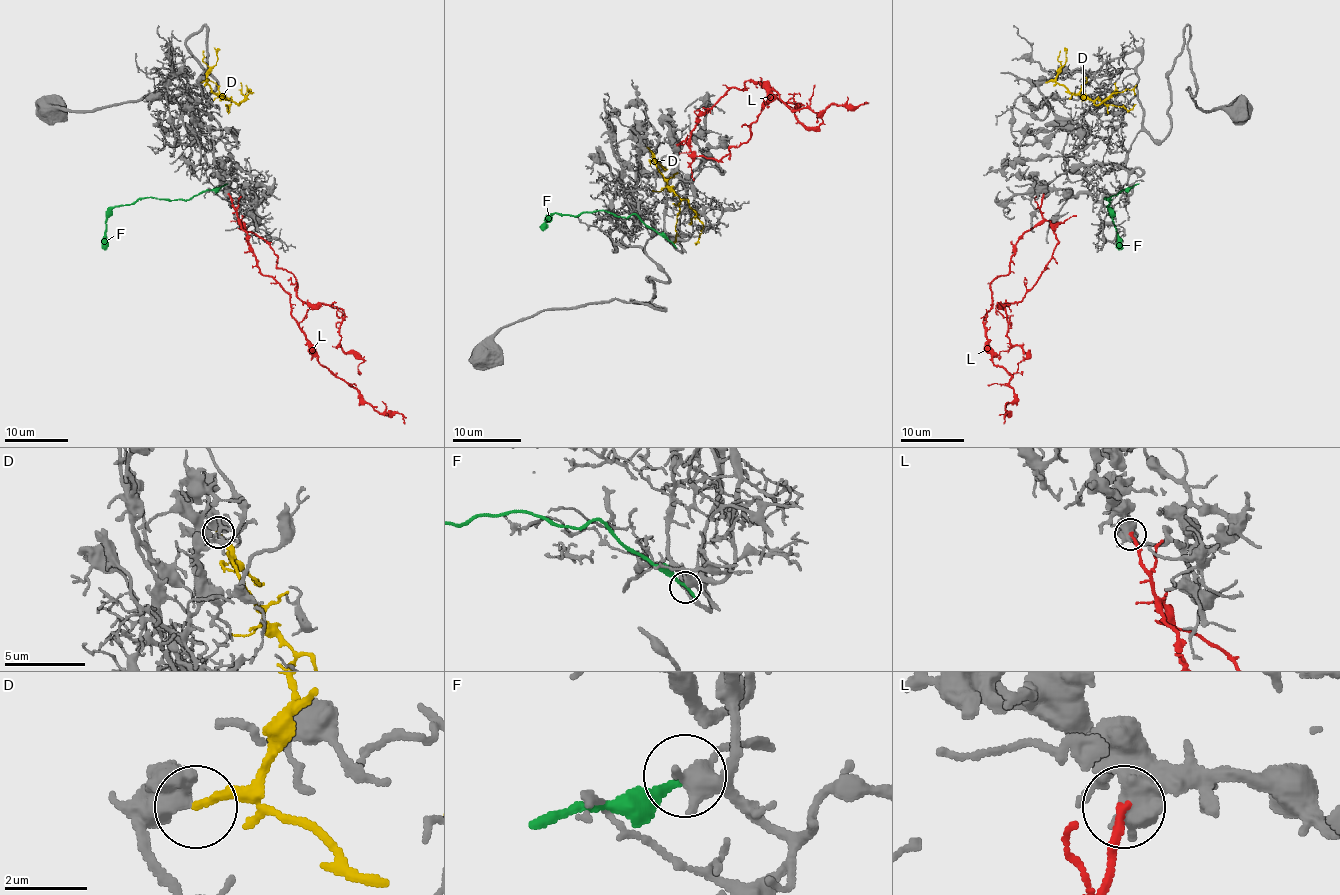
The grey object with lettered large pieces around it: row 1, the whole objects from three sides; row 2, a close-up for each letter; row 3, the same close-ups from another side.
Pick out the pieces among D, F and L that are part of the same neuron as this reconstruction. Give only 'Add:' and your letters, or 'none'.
Add: none

